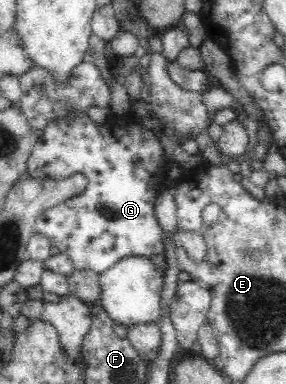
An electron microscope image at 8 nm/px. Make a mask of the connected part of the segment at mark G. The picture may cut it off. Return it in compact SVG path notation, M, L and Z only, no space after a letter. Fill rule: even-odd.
M70 112L63 118L50 120L27 159L27 173L35 179L48 177L56 181L80 173L88 177L88 187L82 194L46 209L37 218L35 230L50 241L55 252L70 258L74 269L92 270L97 274L110 269L122 257L135 255L150 258L152 255L164 254L163 230L155 217L155 206L162 188L171 177L171 170L167 171L170 161L154 130L140 124L134 115L116 117L111 114L101 125L96 125L86 112Z

